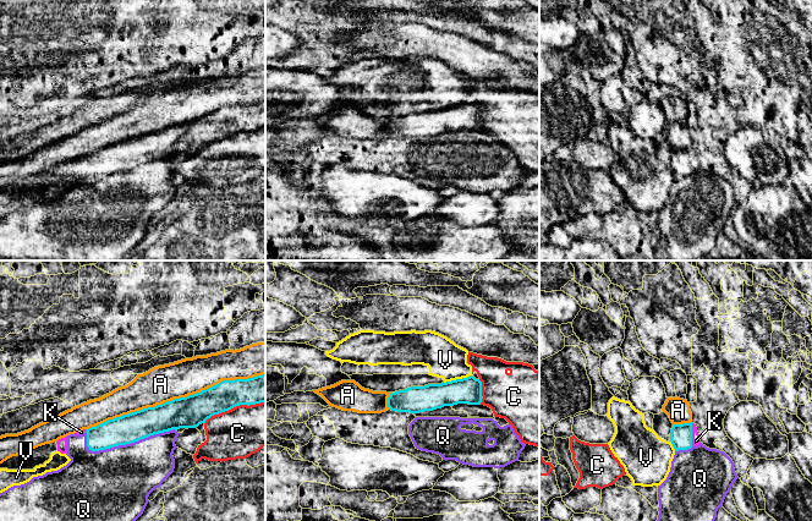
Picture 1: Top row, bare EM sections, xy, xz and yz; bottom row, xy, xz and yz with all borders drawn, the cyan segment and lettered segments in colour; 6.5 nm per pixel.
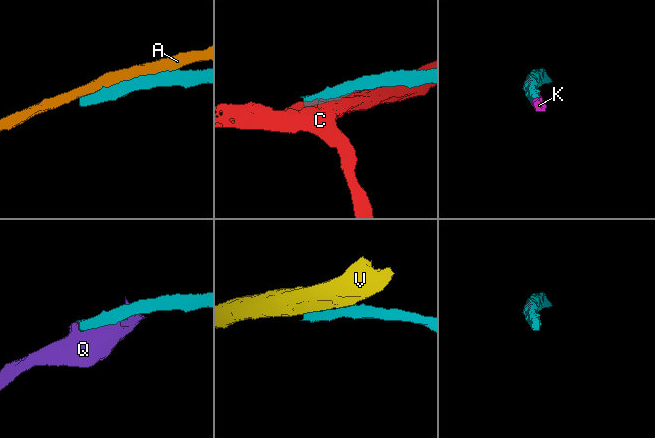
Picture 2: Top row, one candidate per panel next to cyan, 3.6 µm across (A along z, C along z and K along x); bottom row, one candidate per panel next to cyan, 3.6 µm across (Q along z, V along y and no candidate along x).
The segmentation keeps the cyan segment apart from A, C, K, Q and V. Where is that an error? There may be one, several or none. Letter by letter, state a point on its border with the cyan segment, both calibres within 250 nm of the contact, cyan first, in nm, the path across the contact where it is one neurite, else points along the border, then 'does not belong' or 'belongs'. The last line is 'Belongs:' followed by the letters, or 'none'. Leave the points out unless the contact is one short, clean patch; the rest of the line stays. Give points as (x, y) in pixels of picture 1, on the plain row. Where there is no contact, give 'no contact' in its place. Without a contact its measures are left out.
A: contact xy (175, 125); calibres 200 and 240 nm; does not belong
C: contact xy (234, 132); calibres 200 and 320 nm; does not belong
K: contact yz (691, 160); calibres 140 and 50 nm; way yz (681, 160), (691, 160), (696, 166); belongs
Q: contact xy (132, 168); calibres 190 and 420 nm; does not belong
V: contact xz (457, 105); calibres 180 and 240 nm; does not belong
Belongs: K

